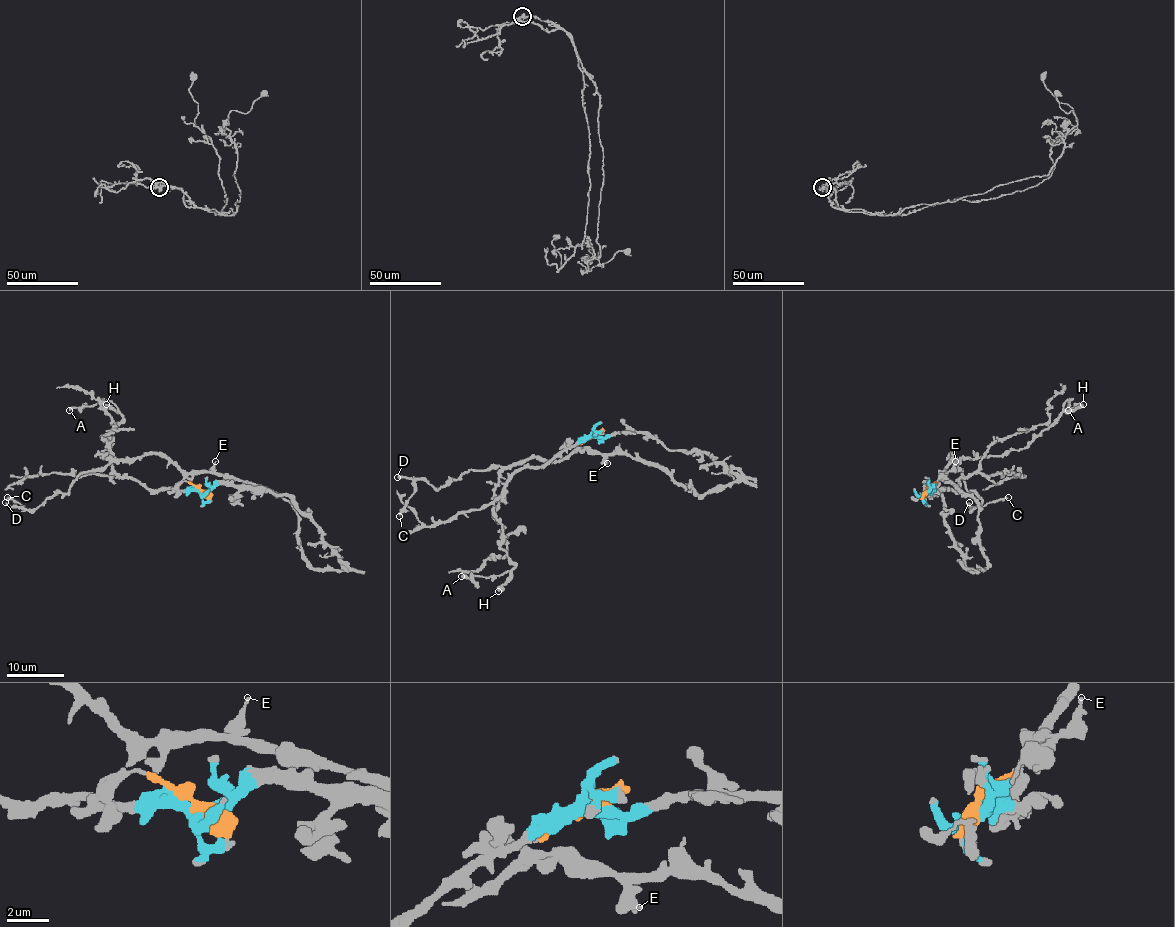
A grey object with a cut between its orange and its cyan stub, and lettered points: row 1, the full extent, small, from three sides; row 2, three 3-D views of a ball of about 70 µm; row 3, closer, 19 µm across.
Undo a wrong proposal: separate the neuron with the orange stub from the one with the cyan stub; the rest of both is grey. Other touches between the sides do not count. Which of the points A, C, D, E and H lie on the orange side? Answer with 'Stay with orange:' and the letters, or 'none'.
Stay with orange: A, C, D, E, H

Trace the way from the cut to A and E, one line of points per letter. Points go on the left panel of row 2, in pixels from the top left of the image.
A: (201, 491), (154, 453), (131, 459), (102, 456), (109, 449), (108, 435), (122, 416), (108, 400), (69, 410)
E: (201, 491), (184, 479), (190, 473), (210, 472), (215, 460)

